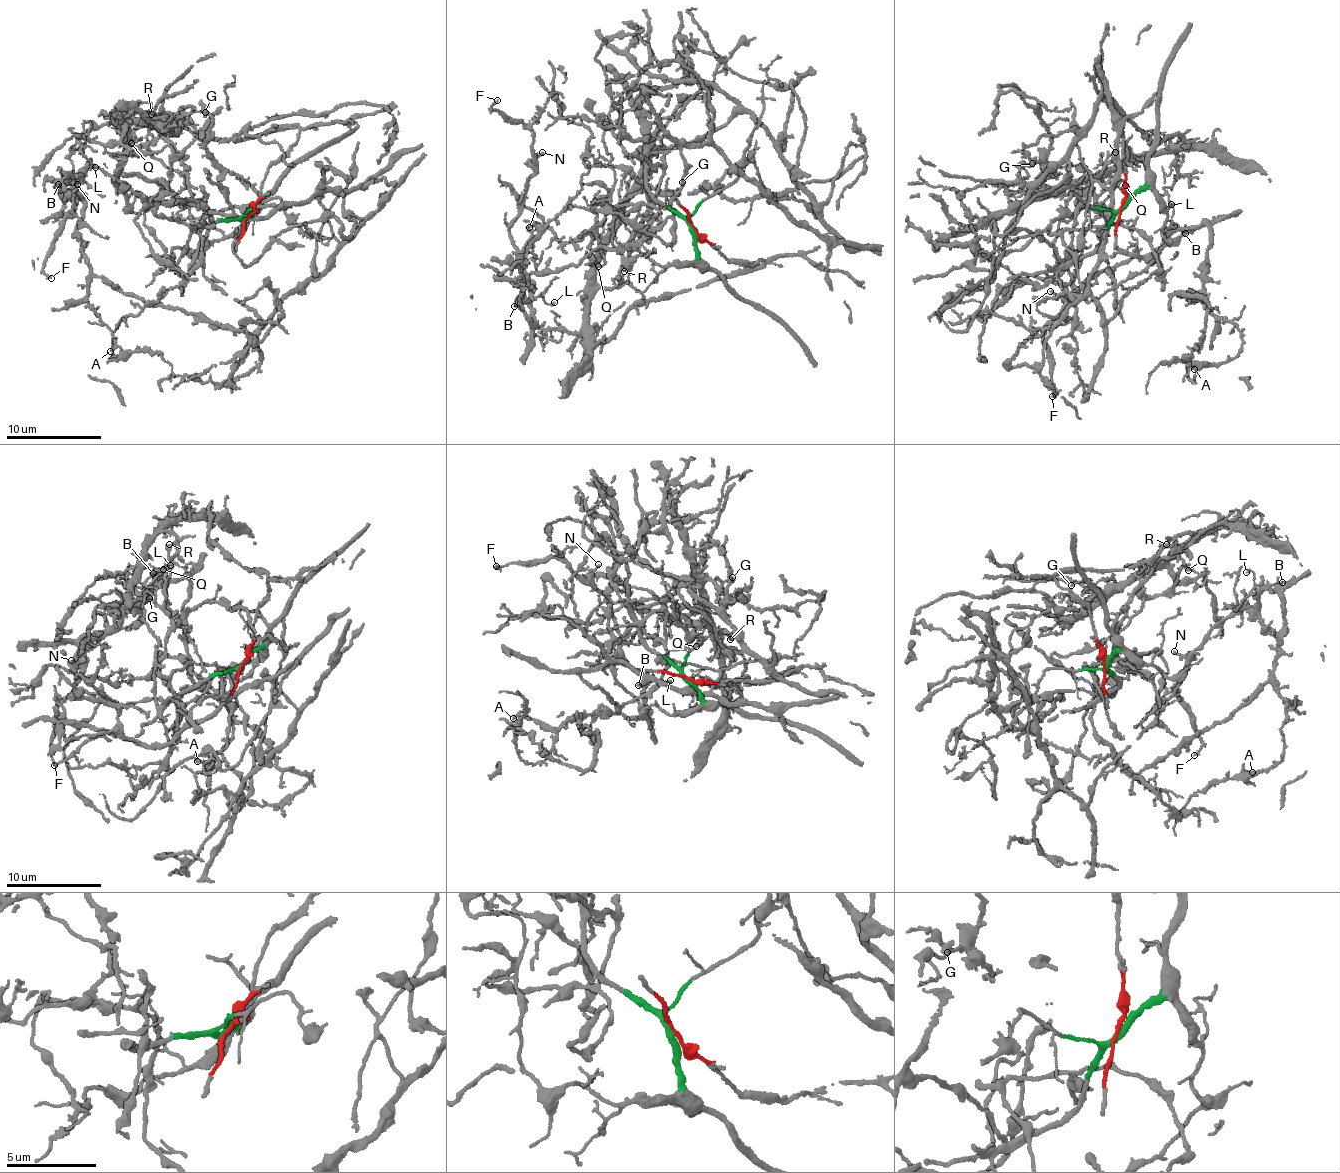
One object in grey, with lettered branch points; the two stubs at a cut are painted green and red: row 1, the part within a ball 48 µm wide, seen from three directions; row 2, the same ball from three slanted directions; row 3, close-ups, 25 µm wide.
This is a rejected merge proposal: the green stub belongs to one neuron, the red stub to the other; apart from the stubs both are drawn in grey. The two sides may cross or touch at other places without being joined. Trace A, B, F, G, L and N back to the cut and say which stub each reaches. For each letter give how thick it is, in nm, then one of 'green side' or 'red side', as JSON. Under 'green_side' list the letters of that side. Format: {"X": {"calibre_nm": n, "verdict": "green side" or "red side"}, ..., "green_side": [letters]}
{"A": {"calibre_nm": 120, "verdict": "red side"}, "B": {"calibre_nm": 220, "verdict": "red side"}, "F": {"calibre_nm": 130, "verdict": "red side"}, "G": {"calibre_nm": 150, "verdict": "red side"}, "L": {"calibre_nm": 150, "verdict": "red side"}, "N": {"calibre_nm": 100, "verdict": "red side"}, "green_side": []}

